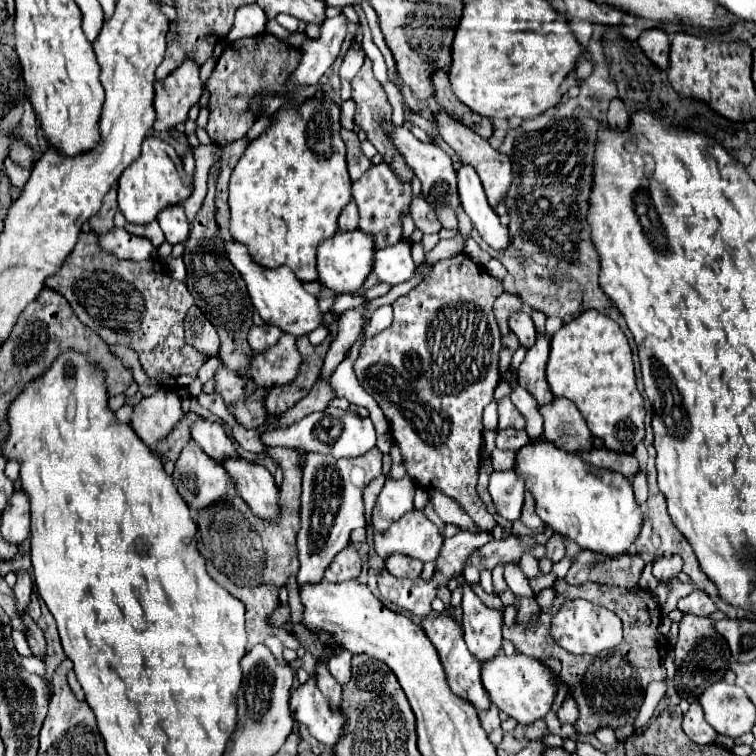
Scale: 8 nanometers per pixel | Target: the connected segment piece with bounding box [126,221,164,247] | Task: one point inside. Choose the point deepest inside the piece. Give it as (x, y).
(153, 232)

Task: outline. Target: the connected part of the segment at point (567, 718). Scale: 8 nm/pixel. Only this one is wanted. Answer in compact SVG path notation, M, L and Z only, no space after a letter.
M566 697L556 715L558 715L558 719L560 719L562 723L574 725L574 723L578 721L578 705L576 705L576 701L574 701L572 697Z

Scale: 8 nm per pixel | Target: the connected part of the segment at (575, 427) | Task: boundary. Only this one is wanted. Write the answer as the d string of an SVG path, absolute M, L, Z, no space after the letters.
M554 399L554 403L540 407L544 417L544 437L554 441L566 453L582 453L592 449L592 433L572 401Z

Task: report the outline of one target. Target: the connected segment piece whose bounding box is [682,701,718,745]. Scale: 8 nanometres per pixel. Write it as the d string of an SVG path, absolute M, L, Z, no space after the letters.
M694 701L690 705L690 709L686 711L684 715L684 723L682 723L682 729L688 733L688 737L700 745L706 745L706 743L712 743L718 733L714 731L714 727L708 725L708 721L704 719L704 713L702 713L702 707Z

